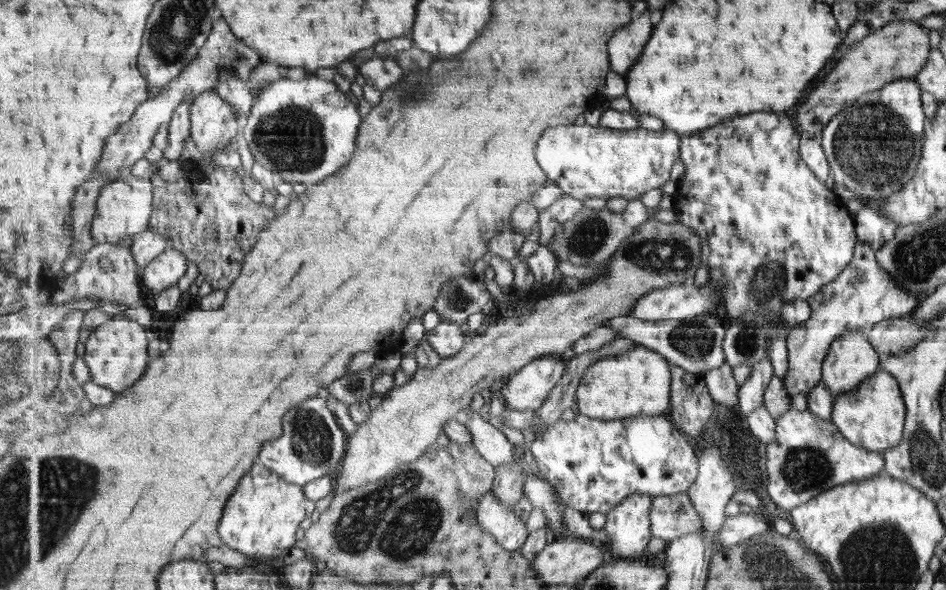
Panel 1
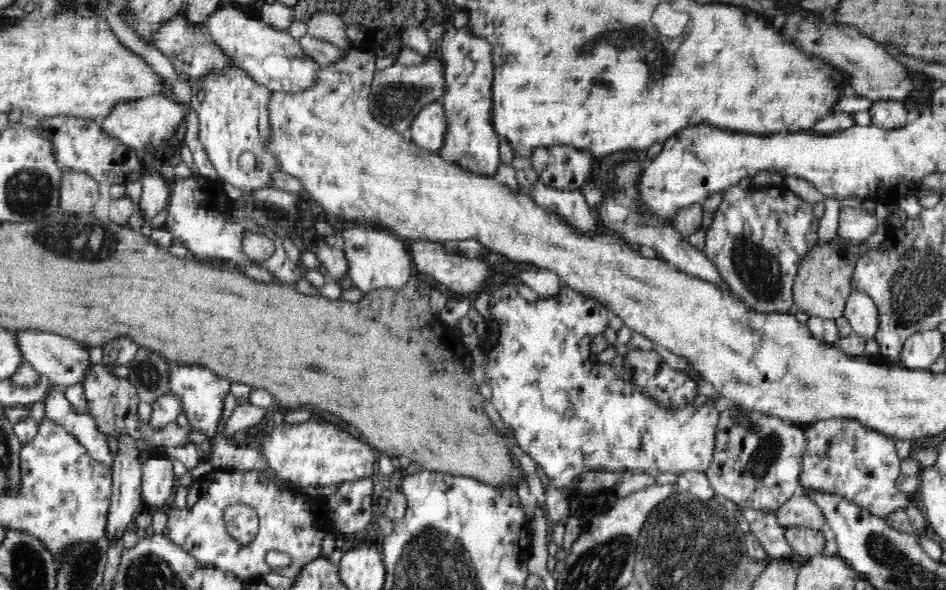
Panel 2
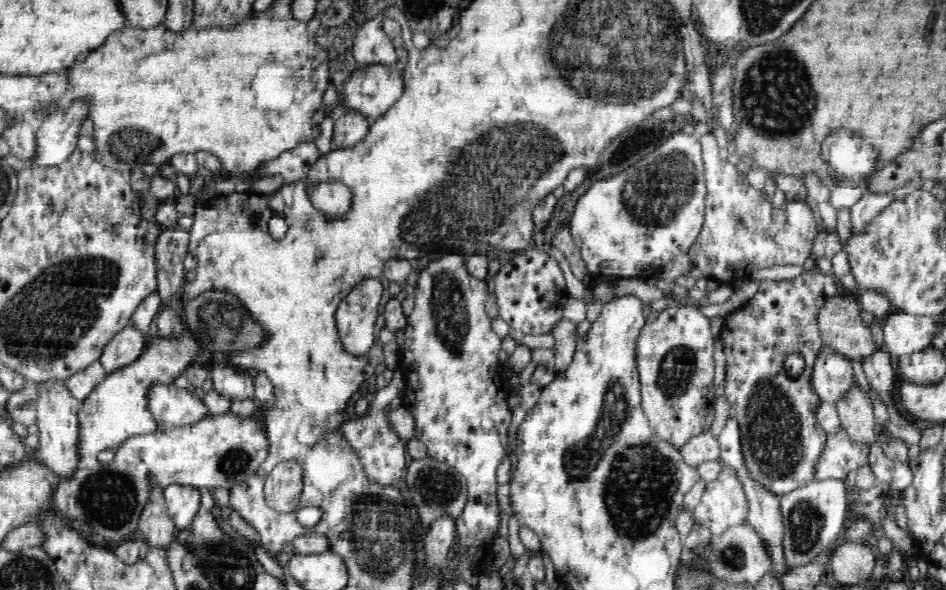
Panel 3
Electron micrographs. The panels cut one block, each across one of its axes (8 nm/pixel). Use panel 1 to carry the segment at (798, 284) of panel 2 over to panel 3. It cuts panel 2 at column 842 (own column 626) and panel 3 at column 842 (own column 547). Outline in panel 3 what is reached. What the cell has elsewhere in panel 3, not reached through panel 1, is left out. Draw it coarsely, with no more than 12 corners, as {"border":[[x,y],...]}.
{"border":[[844,292],[818,315],[823,345],[852,361],[880,349],[858,298]]}

